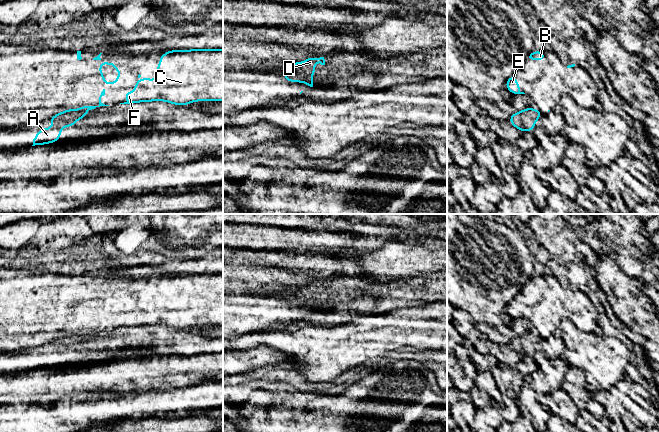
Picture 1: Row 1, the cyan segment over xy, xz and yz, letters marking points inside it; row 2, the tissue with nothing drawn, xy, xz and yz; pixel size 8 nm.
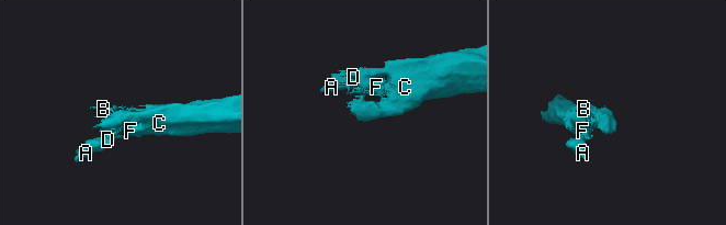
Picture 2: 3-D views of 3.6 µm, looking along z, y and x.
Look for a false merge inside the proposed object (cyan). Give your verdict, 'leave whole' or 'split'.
split

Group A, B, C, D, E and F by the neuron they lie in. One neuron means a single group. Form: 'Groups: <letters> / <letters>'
Groups: A D / B C E F

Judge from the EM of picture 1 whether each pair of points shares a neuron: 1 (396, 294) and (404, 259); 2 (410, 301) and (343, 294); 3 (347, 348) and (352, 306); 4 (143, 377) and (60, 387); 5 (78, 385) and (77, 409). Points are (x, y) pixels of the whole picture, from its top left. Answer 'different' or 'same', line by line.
1: different
2: same
3: different
4: same
5: different

